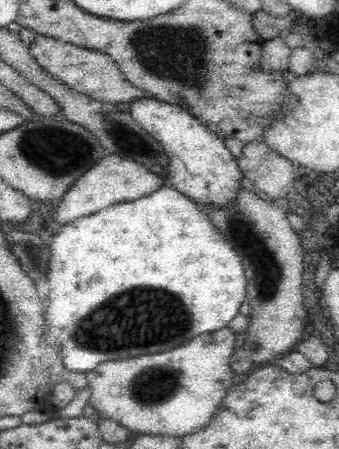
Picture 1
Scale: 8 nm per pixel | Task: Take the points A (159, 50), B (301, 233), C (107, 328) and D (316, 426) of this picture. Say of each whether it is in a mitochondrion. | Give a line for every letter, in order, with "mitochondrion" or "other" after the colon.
A: mitochondrion
B: other
C: mitochondrion
D: other

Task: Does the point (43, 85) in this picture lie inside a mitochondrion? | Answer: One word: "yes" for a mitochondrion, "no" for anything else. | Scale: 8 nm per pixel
no

